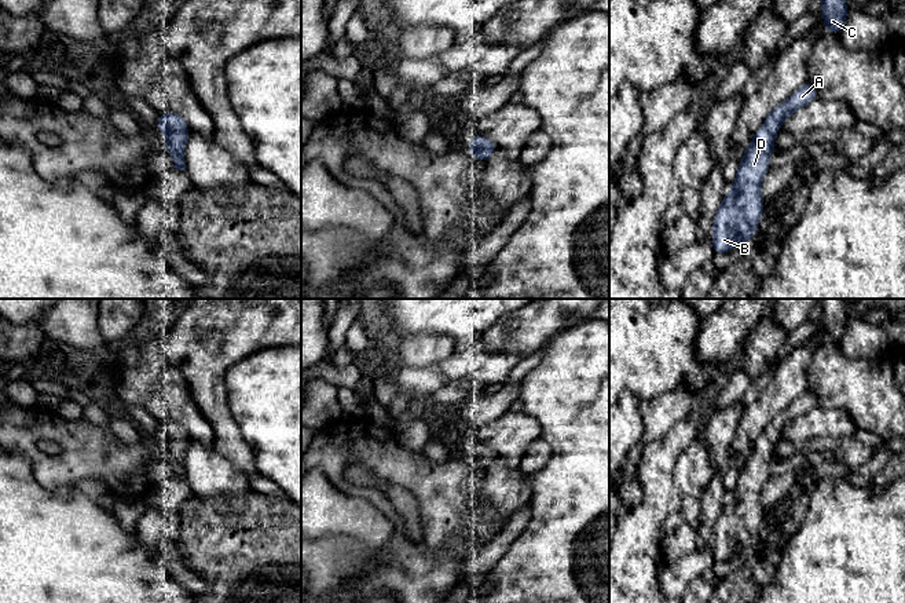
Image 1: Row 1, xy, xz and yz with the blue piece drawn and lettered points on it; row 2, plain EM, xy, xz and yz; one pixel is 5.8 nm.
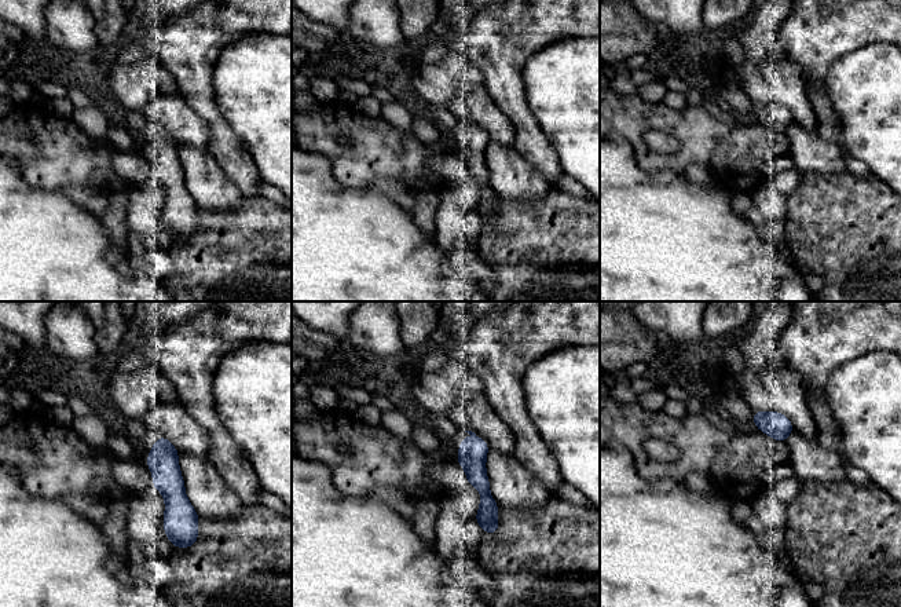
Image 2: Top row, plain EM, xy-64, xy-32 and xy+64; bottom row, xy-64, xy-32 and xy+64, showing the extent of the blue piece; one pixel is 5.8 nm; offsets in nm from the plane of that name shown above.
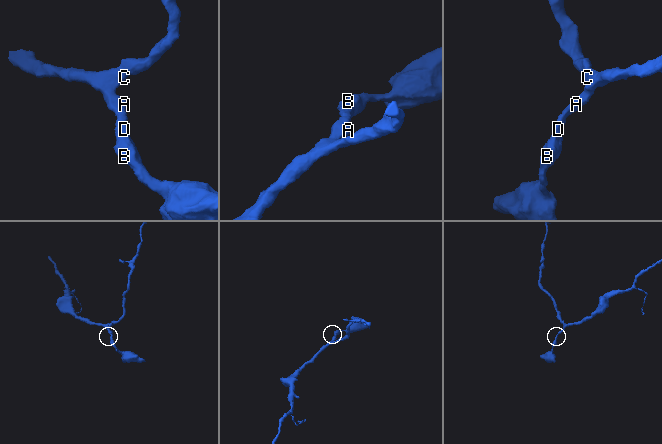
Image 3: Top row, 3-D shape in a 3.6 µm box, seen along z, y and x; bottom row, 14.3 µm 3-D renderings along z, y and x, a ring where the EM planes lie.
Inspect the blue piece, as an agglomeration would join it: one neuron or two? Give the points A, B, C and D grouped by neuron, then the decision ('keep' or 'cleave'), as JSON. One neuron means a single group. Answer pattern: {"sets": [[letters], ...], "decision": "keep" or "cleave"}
{"sets": [["A", "B", "C", "D"]], "decision": "keep"}

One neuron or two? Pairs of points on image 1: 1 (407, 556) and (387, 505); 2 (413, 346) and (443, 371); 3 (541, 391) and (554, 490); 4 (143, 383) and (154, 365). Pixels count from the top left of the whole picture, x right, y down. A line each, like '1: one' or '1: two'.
1: one
2: two
3: one
4: one

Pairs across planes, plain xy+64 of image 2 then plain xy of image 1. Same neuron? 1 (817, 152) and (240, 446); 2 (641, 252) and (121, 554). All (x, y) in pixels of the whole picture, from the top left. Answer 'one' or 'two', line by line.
1: two
2: one

